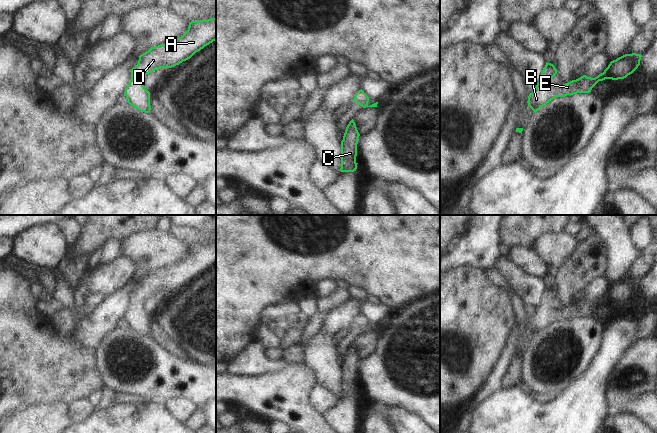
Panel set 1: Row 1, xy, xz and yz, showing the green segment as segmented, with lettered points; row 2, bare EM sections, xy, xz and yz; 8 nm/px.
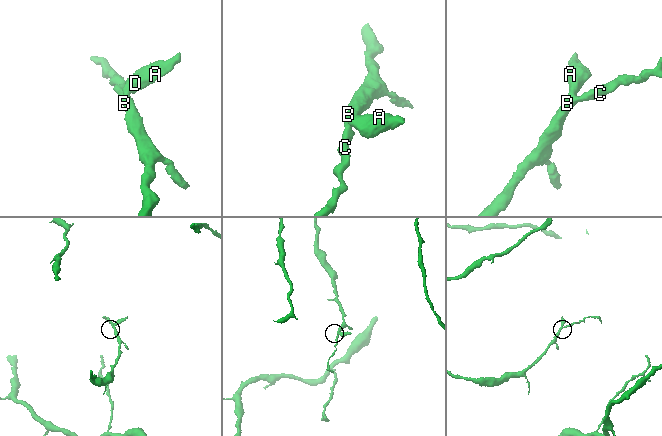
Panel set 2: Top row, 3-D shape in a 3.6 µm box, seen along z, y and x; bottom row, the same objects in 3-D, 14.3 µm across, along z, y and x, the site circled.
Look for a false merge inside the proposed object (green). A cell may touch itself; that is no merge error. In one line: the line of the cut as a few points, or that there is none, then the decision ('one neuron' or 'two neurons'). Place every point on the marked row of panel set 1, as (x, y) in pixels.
no cut | one neuron

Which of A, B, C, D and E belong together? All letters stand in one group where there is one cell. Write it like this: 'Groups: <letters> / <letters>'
Groups: A B C D E

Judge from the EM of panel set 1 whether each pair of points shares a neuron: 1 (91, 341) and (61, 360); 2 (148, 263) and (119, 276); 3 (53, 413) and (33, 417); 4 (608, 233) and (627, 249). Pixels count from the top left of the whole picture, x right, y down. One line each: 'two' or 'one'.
1: two
2: two
3: one
4: one

